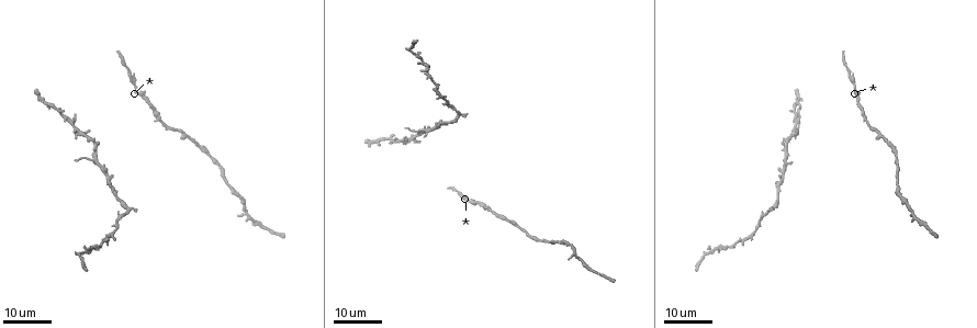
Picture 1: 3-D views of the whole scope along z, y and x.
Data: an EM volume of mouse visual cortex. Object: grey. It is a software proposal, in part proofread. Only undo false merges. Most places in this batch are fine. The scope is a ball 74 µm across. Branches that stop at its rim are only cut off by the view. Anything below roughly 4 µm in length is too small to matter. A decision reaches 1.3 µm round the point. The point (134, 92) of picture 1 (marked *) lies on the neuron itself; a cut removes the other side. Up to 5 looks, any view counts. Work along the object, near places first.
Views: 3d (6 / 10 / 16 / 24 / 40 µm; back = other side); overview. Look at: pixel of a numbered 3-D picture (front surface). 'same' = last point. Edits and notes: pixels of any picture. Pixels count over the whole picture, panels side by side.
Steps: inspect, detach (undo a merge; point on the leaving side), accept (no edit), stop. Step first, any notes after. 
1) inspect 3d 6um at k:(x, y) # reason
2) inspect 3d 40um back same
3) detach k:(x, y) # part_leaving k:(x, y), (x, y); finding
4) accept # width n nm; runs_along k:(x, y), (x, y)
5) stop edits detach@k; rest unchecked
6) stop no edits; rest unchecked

inspect 3d 16um at 1:(579, 261) # two arms in line, one across

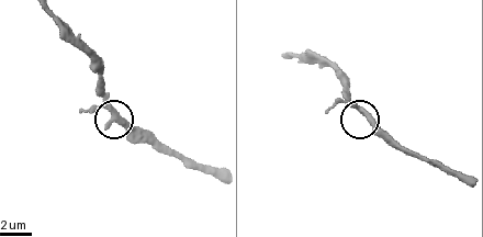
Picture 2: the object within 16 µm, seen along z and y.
inspect 3d 10um at 2:(369, 116) # closer look

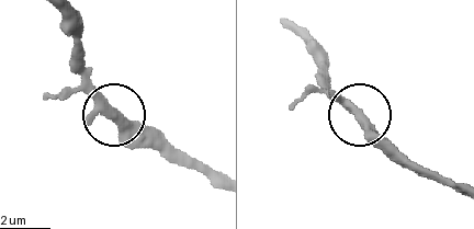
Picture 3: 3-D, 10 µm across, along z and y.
accept # runs_along 3:(59, 12), (92, 94), (159, 155); one neuron here

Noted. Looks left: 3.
inspect 3d 24um at 1:(430, 76) # sudden change in width

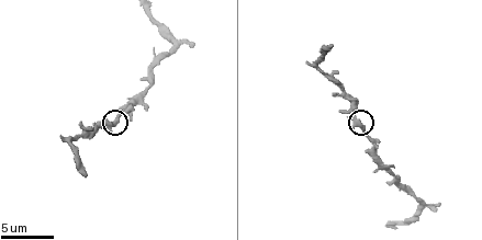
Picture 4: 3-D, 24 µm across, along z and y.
inspect 3d 6um at 4:(358, 124)

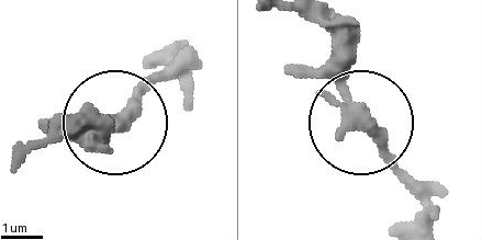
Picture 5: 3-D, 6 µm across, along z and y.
accept # continuous, no second neuron

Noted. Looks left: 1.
stop no edits; rest unchecked

